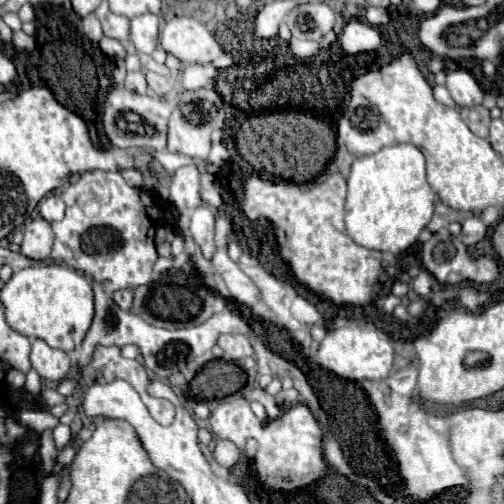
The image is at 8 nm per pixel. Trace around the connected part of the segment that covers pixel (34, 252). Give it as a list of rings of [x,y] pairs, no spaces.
[[[38,217],[24,225],[24,241],[20,245],[20,253],[34,261],[46,261],[50,257],[52,241],[54,233],[50,229],[50,223]]]

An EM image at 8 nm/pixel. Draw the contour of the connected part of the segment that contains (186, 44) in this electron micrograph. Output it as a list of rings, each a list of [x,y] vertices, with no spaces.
[[[174,17],[172,21],[168,21],[162,31],[160,31],[160,45],[166,53],[176,55],[180,61],[184,63],[210,63],[212,59],[216,59],[222,53],[222,47],[216,43],[216,39],[212,37],[212,33],[194,17]]]

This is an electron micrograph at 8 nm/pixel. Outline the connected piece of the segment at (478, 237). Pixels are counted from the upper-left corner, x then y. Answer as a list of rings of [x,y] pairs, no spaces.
[[[472,215],[472,217],[462,221],[462,235],[460,235],[460,239],[464,241],[464,245],[474,245],[474,243],[482,241],[484,235],[486,235],[486,225],[482,223],[482,219],[478,215]]]

